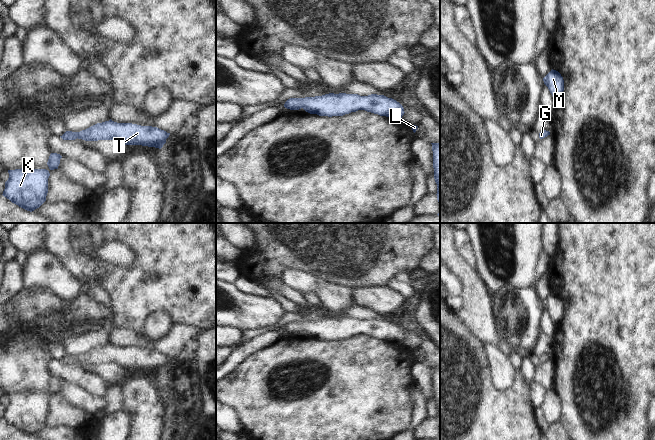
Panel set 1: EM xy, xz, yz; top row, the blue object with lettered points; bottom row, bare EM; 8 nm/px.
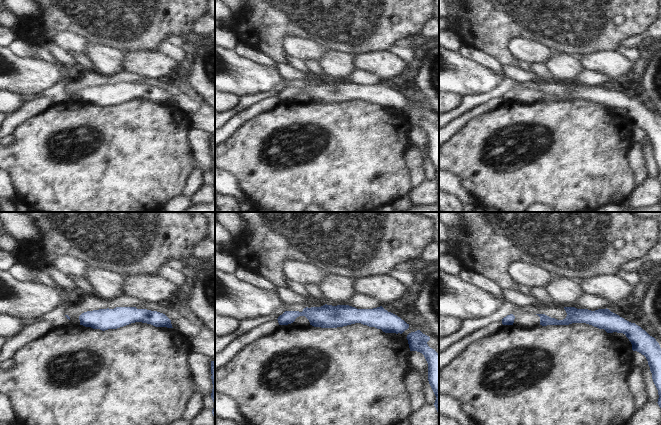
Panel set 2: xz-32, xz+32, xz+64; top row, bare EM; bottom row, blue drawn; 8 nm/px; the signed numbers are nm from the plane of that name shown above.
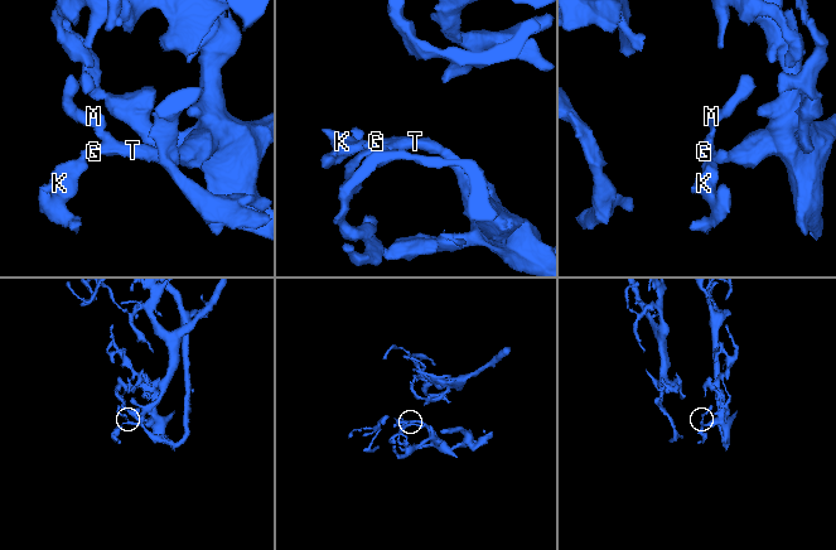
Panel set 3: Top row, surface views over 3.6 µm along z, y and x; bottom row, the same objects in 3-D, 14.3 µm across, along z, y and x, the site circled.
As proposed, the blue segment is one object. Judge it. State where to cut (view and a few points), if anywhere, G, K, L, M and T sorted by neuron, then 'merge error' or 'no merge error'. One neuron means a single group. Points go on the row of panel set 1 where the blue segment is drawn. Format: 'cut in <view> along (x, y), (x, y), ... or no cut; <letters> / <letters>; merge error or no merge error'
no cut; G K L M T; no merge error

